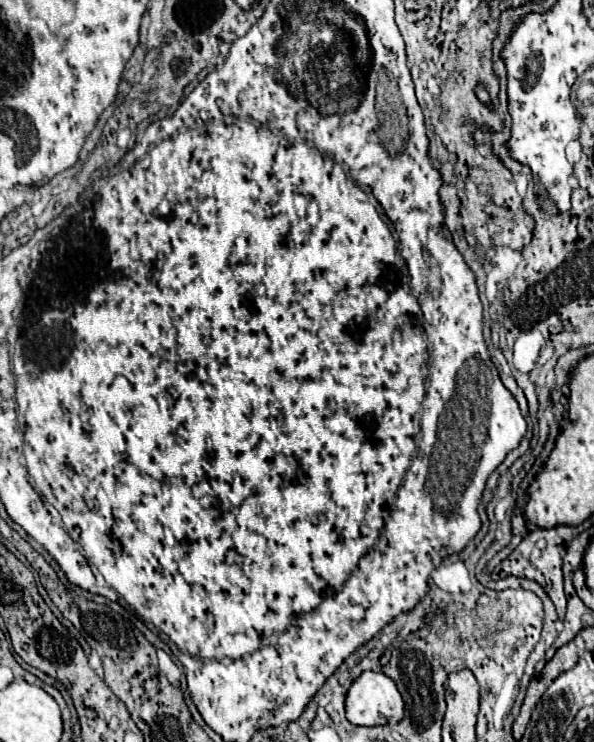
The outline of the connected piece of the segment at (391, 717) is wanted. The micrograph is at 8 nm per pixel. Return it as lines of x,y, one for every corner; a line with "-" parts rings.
365,671
347,691
347,719
353,725
395,725
405,715
403,697
395,681
383,673

